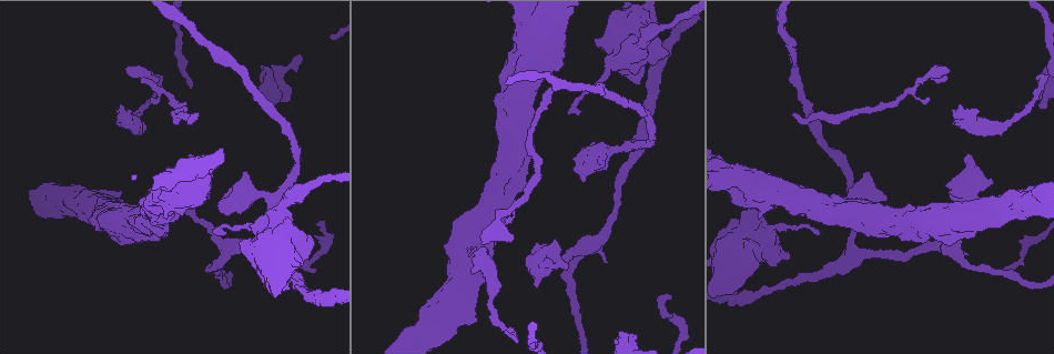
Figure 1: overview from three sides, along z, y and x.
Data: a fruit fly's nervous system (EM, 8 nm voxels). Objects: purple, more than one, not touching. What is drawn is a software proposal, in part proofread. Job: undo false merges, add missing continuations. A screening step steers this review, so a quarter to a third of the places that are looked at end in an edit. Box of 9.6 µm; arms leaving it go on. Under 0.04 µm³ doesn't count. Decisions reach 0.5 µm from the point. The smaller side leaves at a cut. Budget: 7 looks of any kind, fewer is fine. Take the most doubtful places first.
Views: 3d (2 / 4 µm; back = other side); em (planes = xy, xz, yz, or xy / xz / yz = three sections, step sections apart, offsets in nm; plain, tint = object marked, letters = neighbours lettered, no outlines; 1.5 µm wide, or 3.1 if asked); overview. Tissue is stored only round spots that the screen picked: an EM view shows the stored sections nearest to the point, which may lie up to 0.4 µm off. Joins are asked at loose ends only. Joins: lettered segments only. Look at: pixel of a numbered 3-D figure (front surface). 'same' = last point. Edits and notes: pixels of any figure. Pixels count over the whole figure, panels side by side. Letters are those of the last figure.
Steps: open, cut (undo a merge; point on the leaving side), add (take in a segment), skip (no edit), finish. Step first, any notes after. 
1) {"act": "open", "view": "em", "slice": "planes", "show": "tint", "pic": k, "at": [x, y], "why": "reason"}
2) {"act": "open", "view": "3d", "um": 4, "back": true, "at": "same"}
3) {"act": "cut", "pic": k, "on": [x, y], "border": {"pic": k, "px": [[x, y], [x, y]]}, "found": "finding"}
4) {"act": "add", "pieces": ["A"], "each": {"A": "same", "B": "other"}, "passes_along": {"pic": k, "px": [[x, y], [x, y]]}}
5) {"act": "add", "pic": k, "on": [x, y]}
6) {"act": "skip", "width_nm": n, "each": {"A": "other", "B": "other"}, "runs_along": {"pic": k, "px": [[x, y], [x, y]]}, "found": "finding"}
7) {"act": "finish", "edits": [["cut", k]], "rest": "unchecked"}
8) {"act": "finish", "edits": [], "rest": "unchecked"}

{"act": "open", "view": "em", "slice": "planes", "show": "tint", "pic": 1, "at": [548, 89], "why": "branch stops here"}

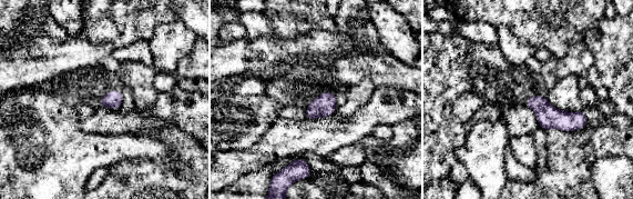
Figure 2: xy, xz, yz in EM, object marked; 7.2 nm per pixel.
{"act": "open", "view": "em", "slice": "planes", "show": "letters", "at": "same", "why": "what lies round it"}

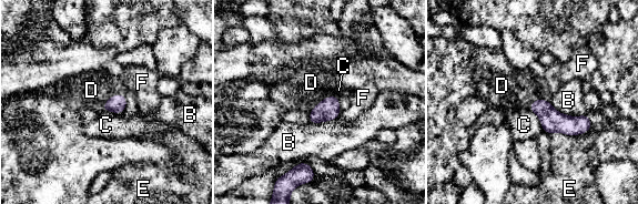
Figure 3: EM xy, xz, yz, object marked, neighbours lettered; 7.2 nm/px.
{"act": "add", "pieces": ["D"], "each": {"B": "other", "C": "other", "D": "same", "E": "other", "F": "other"}, "passes_along": {"pic": 3, "px": [[328, 109], [323, 100], [311, 82]]}, "found": "it goes on there"}

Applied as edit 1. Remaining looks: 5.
{"act": "open", "view": "3d", "um": 4, "pic": 1, "at": [504, 331], "why": "thin end"}

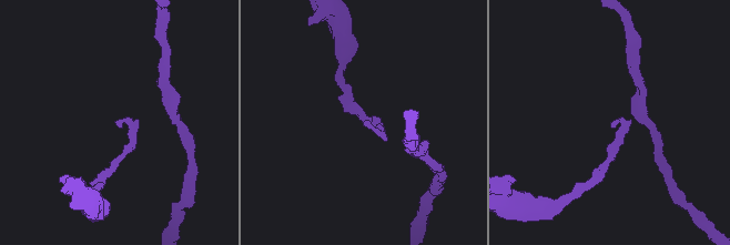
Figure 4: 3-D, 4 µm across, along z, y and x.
{"act": "open", "view": "em", "slice": "xz", "step": 4, "show": "letters", "pic": 4, "at": [364, 122], "why": "now the EM"}

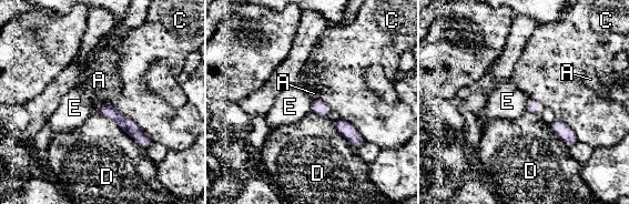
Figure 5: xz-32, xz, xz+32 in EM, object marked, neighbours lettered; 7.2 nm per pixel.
{"act": "open", "view": "em", "slice": "planes", "show": "letters", "at": "same"}

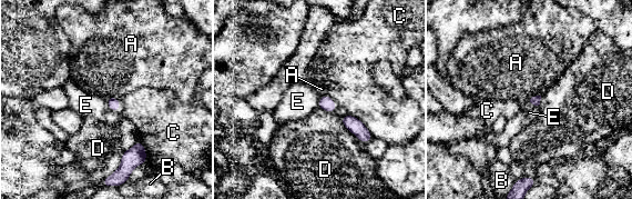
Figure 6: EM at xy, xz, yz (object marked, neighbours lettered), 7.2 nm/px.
{"act": "skip", "each": {"A": "other", "B": "other", "C": "other", "D": "other", "E": "other"}, "border": {"pic": 6, "px": [[104, 99], [112, 110], [119, 112]]}, "found": "no lettered segment goes on from it"}

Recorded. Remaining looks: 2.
{"act": "finish", "edits": [["add", 3]], "rest": "unchecked"}

